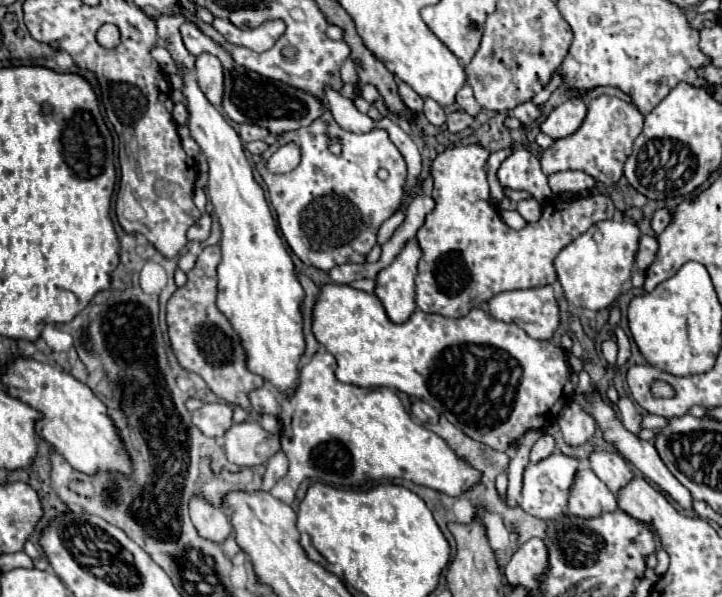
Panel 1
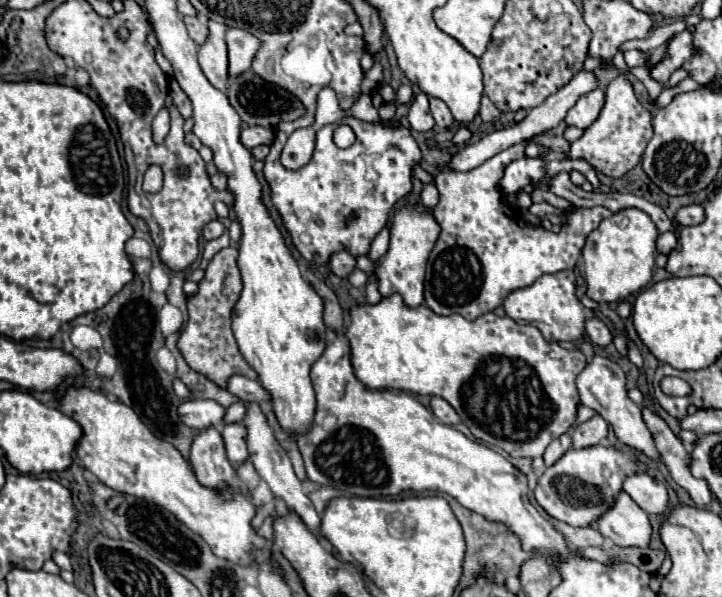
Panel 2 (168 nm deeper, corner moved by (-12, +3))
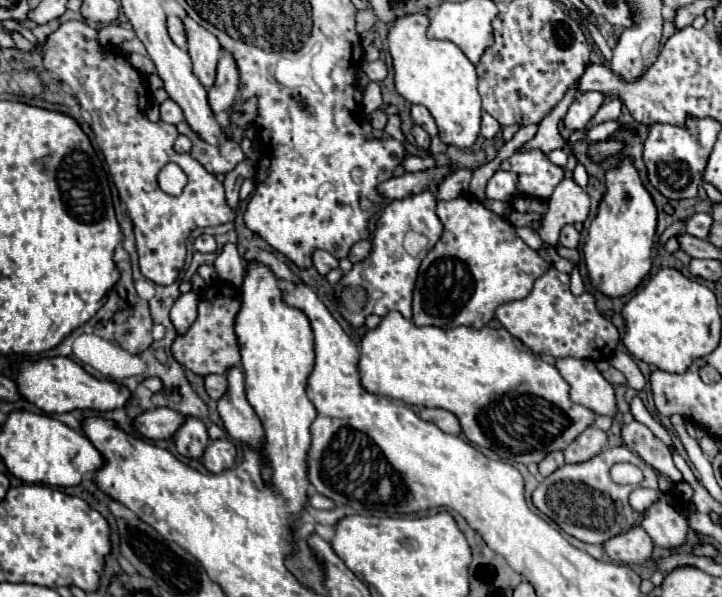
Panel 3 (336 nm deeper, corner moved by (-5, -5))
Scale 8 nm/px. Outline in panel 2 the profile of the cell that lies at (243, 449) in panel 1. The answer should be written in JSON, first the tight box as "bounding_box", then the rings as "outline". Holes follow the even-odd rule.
{"bounding_box":[222,422,250,462],"outline":[[[242,422],[226,424],[222,432],[224,444],[226,444],[226,454],[230,462],[246,462],[250,458],[250,452],[246,448],[246,426]]]}

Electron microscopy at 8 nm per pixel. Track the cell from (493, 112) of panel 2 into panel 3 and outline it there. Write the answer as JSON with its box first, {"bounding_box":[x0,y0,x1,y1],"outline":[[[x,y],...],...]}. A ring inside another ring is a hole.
{"bounding_box":[481,112,501,138],"outline":[[[485,112],[485,114],[483,114],[483,122],[481,122],[481,136],[485,136],[485,138],[495,138],[499,130],[501,130],[499,122],[497,122],[491,114]]]}

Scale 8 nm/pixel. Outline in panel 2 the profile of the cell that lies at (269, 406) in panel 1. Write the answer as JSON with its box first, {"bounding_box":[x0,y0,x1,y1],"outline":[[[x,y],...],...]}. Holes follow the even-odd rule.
{"bounding_box":[228,376,272,404],"outline":[[[232,376],[228,380],[228,390],[234,396],[238,396],[242,402],[256,402],[256,404],[272,402],[270,392],[260,382],[244,378],[244,376]]]}

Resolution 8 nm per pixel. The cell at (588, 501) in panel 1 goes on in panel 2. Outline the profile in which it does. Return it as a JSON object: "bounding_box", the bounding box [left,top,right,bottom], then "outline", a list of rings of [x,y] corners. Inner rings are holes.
{"bounding_box":[594,490,652,548],"outline":[[[624,490],[616,492],[614,504],[594,522],[594,526],[616,546],[648,548],[652,532],[648,516]]]}

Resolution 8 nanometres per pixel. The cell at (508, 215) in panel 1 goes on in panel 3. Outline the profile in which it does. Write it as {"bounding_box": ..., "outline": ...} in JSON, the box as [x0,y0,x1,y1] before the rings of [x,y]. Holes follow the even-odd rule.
{"bounding_box":[539,178,590,246],"outline":[[[563,178],[551,200],[549,200],[549,210],[543,216],[539,236],[545,244],[557,246],[559,242],[559,232],[565,224],[575,224],[575,222],[585,222],[590,209],[590,197],[587,192],[573,180],[573,178]]]}

